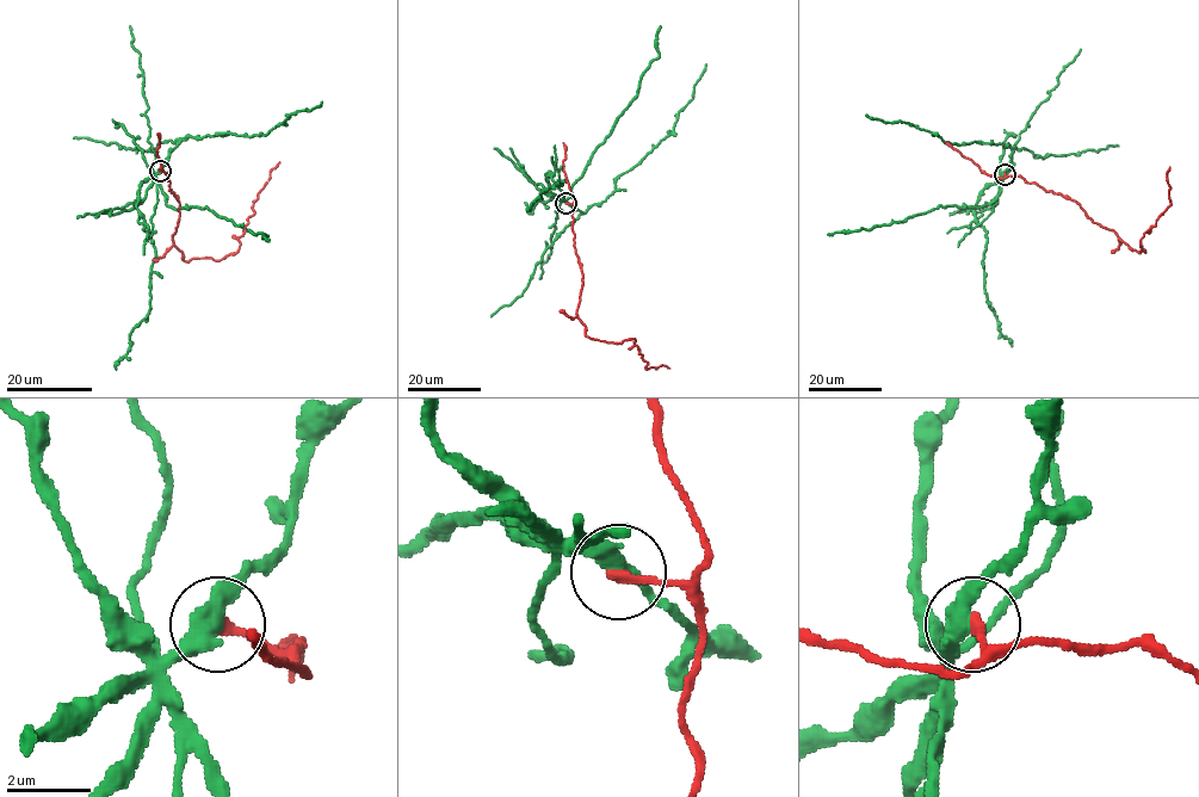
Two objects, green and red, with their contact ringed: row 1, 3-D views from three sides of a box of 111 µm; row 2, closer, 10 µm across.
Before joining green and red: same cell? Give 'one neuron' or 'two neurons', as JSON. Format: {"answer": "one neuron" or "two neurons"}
{"answer": "two neurons"}

